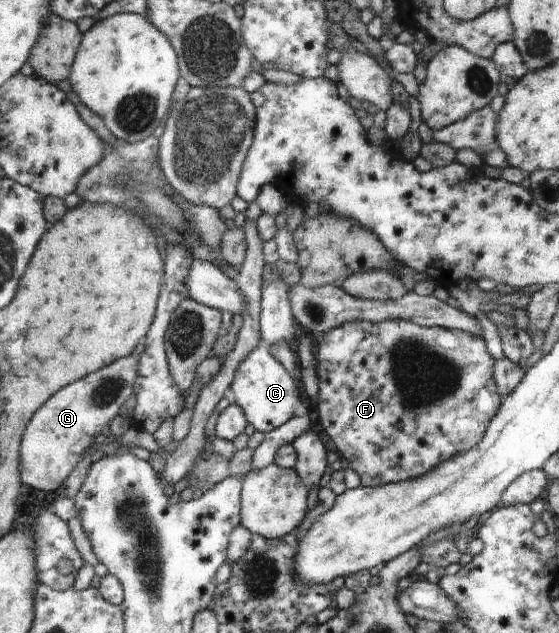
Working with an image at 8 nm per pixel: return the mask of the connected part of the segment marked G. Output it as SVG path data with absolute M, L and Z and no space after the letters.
M133 353L128 357L120 358L112 365L88 374L85 378L58 390L58 393L55 393L33 415L33 419L25 431L24 440L21 442L21 482L23 484L34 490L44 491L44 493L55 492L58 486L64 484L68 474L74 470L74 466L78 466L78 462L82 460L86 450L92 446L94 438L100 435L104 428L108 428L108 424L118 416L120 406L132 394L132 386L137 384L138 360L140 360L140 356Z

